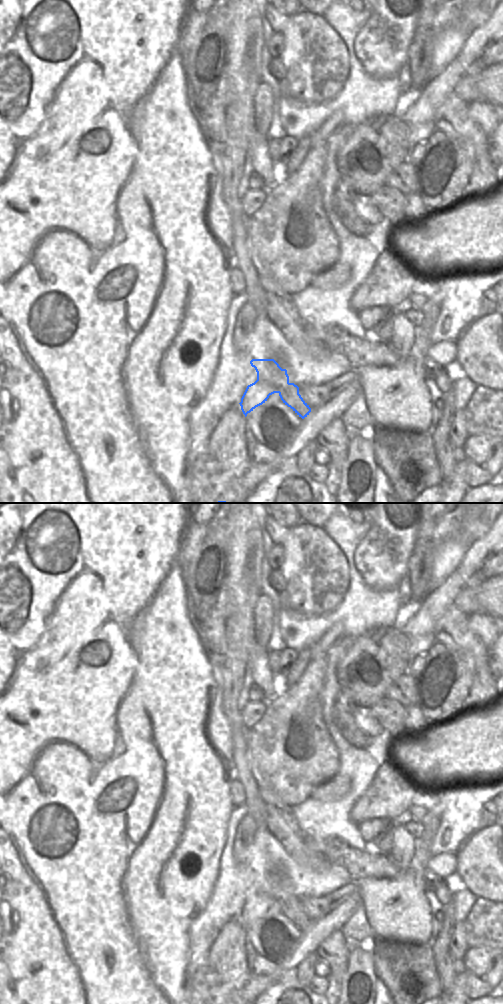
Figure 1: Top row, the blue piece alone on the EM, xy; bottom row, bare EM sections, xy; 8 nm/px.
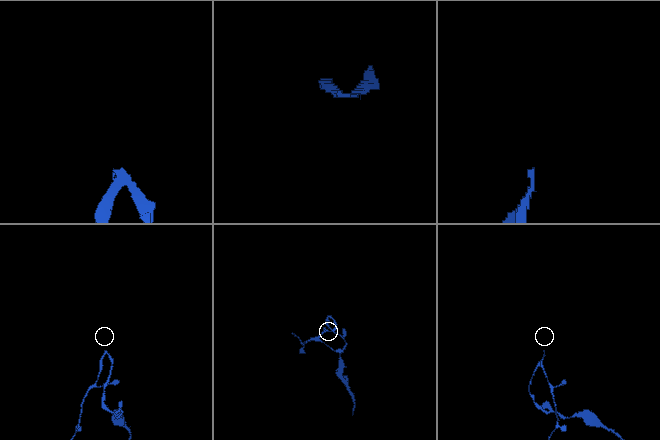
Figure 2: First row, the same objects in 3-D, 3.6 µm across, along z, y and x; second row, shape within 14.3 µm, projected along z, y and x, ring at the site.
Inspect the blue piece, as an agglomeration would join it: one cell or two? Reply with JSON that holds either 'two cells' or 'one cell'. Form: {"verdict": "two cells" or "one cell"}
{"verdict": "two cells"}

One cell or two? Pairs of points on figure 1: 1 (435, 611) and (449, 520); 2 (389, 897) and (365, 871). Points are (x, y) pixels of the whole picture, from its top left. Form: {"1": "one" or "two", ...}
{"1": "two", "2": "two"}

